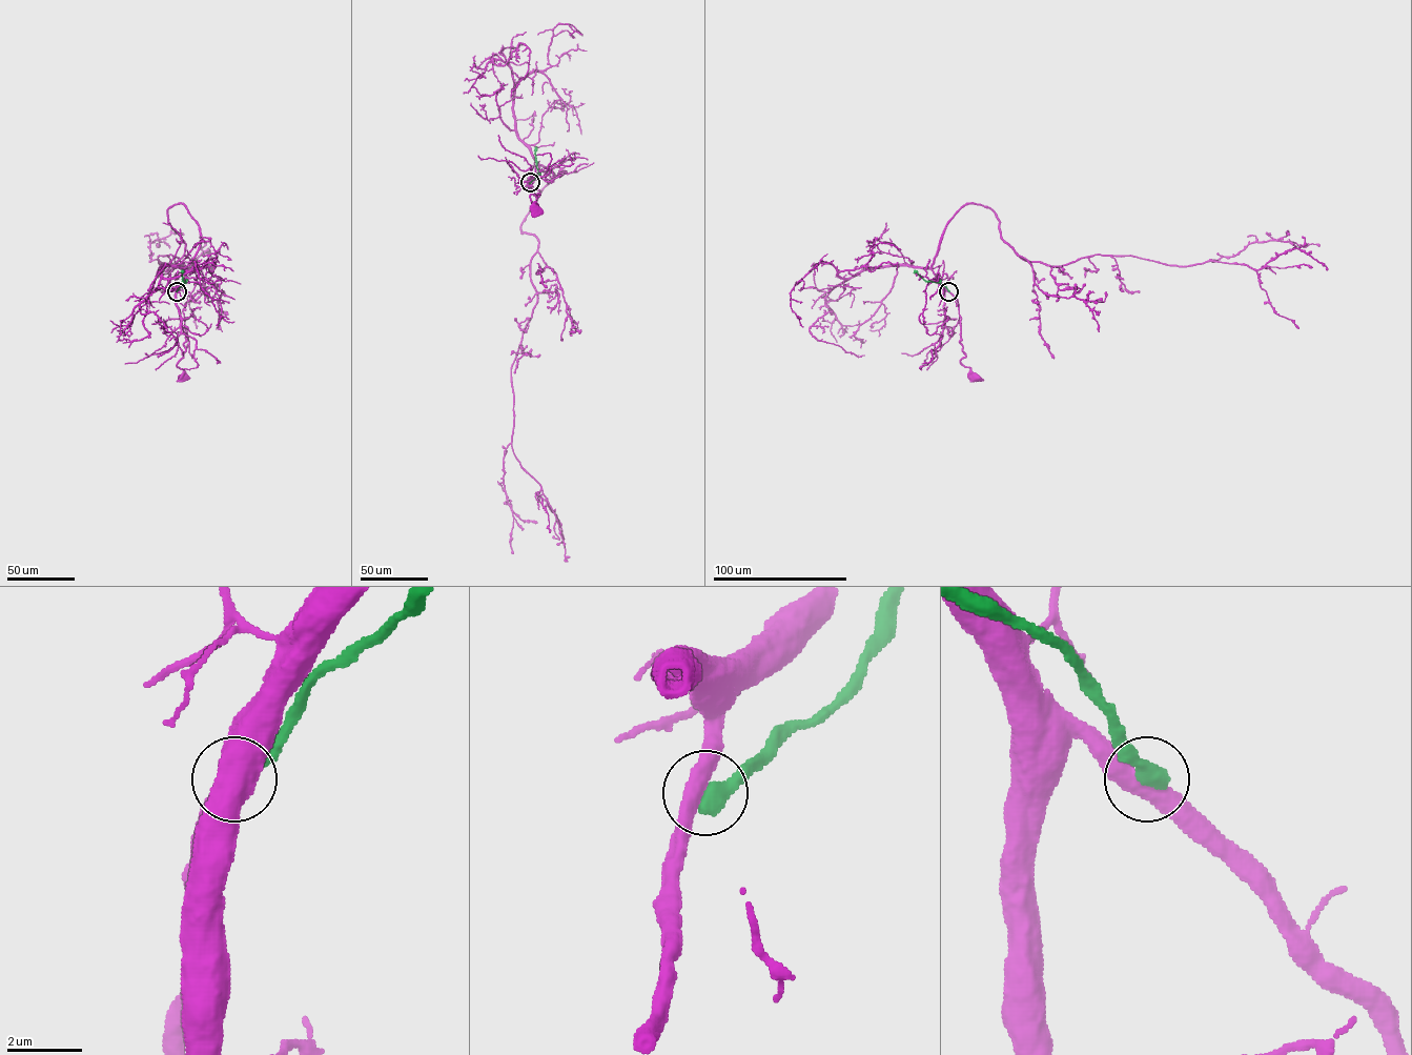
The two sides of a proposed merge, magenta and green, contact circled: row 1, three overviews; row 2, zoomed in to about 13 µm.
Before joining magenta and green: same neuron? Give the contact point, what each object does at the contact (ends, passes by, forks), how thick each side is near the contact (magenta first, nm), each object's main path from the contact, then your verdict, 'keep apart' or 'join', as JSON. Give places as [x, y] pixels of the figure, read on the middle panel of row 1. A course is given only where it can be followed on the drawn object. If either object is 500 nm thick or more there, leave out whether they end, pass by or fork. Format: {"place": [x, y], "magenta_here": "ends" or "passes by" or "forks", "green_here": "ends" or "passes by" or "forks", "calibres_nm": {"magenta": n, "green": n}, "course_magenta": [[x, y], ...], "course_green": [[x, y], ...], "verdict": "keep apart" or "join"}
{"place": [530, 182], "calibres_nm": {"magenta": 460, "green": 550}, "course_magenta": [[530, 182], [528, 190], [539, 194], [537, 199], [533, 194], [530, 196], [532, 202], [536, 204], [535, 209]], "course_green": [[530, 182], [538, 171], [534, 148]], "verdict": "keep apart"}

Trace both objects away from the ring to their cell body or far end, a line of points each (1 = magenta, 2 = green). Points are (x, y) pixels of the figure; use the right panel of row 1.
1: (948, 291), (957, 300), (960, 318), (959, 342), (965, 356), (960, 362), (968, 367), (976, 378)
2: (948, 291), (938, 282), (925, 281), (915, 270)

